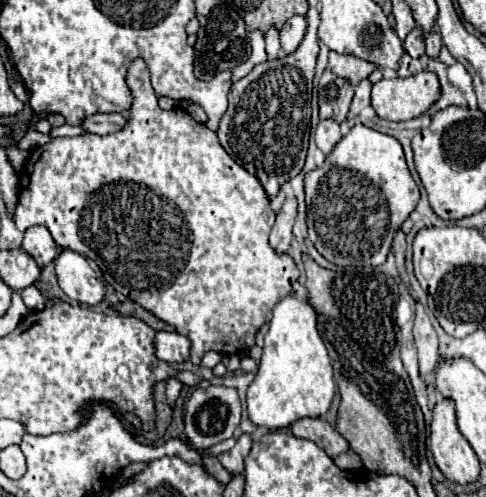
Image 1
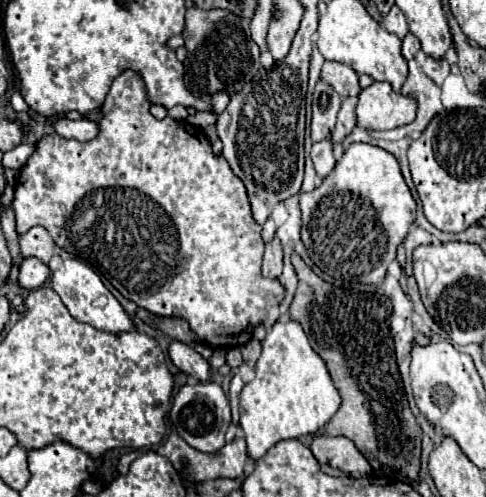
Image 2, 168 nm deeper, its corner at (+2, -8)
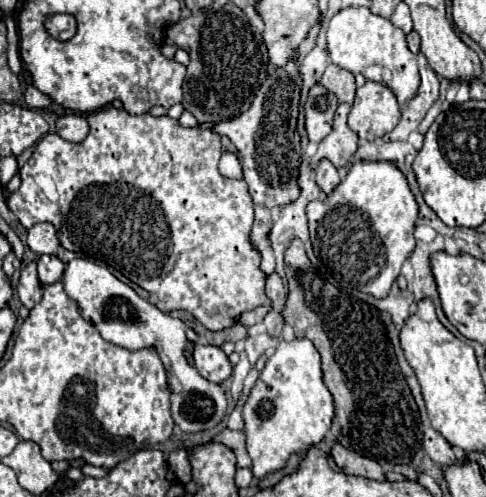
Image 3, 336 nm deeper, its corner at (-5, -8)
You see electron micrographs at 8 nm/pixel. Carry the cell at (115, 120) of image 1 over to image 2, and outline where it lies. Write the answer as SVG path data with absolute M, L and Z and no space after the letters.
M59 118L59 120L55 122L55 132L57 132L59 136L63 136L63 138L73 138L73 140L85 142L85 140L93 140L93 138L97 136L99 126L97 126L97 122L87 120L87 118L83 118L83 120Z

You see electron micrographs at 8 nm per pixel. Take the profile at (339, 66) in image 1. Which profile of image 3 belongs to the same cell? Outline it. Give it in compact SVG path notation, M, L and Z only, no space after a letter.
M328 64L326 72L322 76L322 86L328 88L330 92L334 92L340 102L352 104L354 98L356 98L354 74L350 70L344 70L344 68L336 66L336 64Z

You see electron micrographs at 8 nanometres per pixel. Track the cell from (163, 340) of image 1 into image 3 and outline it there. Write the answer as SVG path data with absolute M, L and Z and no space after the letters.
M196 344L194 352L192 352L192 358L194 358L196 370L208 382L220 384L222 380L226 380L232 374L232 366L228 362L228 356L216 346Z

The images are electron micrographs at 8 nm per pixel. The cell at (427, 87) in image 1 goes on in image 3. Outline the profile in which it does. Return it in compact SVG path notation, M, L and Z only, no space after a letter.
M366 82L356 92L348 124L368 140L380 138L400 122L400 106L394 92L378 82Z

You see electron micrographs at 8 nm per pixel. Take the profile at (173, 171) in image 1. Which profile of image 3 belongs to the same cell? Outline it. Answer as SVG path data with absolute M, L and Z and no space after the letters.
M112 106L88 114L86 120L90 124L90 134L86 136L86 140L74 144L74 142L68 142L68 140L60 138L58 134L46 134L36 144L30 160L20 168L22 184L8 198L8 208L18 216L20 224L26 230L30 230L38 222L50 222L56 228L58 240L60 240L60 244L66 250L74 252L80 258L86 258L86 260L104 264L108 268L116 268L130 282L138 284L150 296L154 296L156 308L160 308L162 312L188 310L208 330L230 328L234 322L240 320L240 316L244 312L250 312L250 310L254 310L258 306L270 304L268 296L264 294L266 274L260 268L262 254L254 248L254 244L250 240L250 230L252 230L252 222L254 222L254 210L252 210L252 198L248 196L248 184L244 184L242 178L238 178L238 180L224 178L218 172L218 160L220 160L220 154L222 154L222 150L220 150L220 136L216 132L206 130L206 128L200 128L200 126L196 126L196 128L184 128L184 126L180 126L178 120L172 120L170 116L160 116L160 118L154 118L152 114L132 116L124 108L116 110Z

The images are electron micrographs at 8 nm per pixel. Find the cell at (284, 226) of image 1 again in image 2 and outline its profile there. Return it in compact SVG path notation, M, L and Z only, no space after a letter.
M273 238L265 246L265 256L263 256L263 276L267 278L279 278L283 268L283 248L277 238Z

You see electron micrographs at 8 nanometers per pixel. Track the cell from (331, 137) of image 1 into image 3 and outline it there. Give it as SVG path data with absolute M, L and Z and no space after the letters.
M322 158L314 170L314 180L318 182L318 186L330 194L332 188L336 188L336 184L340 182L340 176L338 176L338 170L336 166L328 160L328 158Z

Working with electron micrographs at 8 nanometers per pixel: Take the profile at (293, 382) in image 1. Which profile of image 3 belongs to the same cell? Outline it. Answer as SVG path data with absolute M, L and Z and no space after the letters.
M294 338L290 342L282 340L276 348L276 352L268 358L264 370L260 372L246 404L242 410L244 416L244 432L246 432L246 448L252 458L252 472L256 478L262 478L264 474L272 470L280 470L290 454L302 452L308 446L316 446L326 432L332 426L334 418L334 398L324 384L324 374L322 374L322 362L320 354L314 348L314 344L308 338Z

